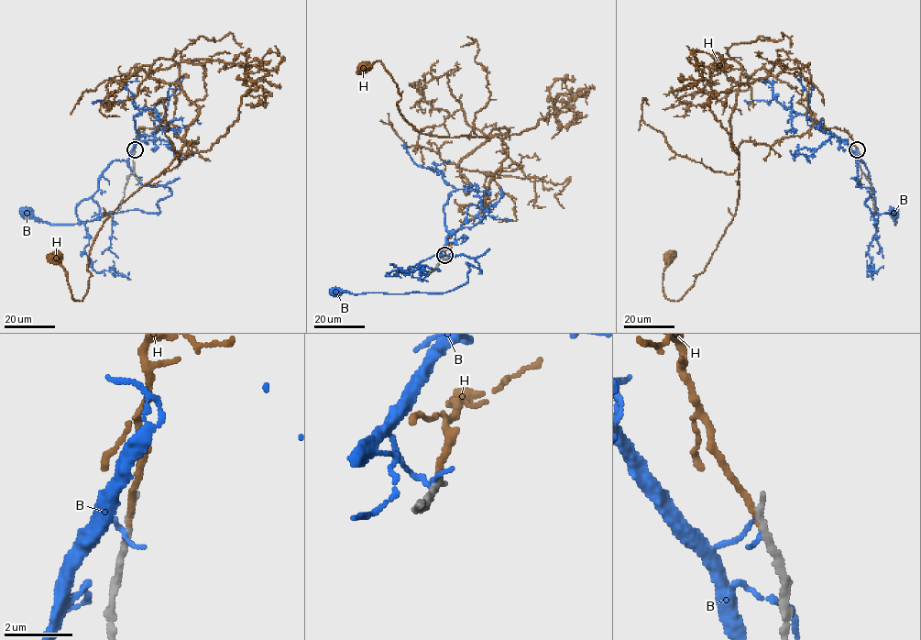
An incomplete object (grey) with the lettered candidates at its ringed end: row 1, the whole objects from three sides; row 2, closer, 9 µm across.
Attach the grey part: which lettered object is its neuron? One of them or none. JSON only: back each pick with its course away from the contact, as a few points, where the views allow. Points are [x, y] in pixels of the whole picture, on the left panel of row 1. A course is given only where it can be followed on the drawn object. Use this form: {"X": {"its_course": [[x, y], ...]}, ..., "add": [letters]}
{"H": {"its_course": [[135, 149], [137, 130], [171, 124], [198, 142], [106, 219], [82, 300], [56, 258]]}, "add": ["H"]}

